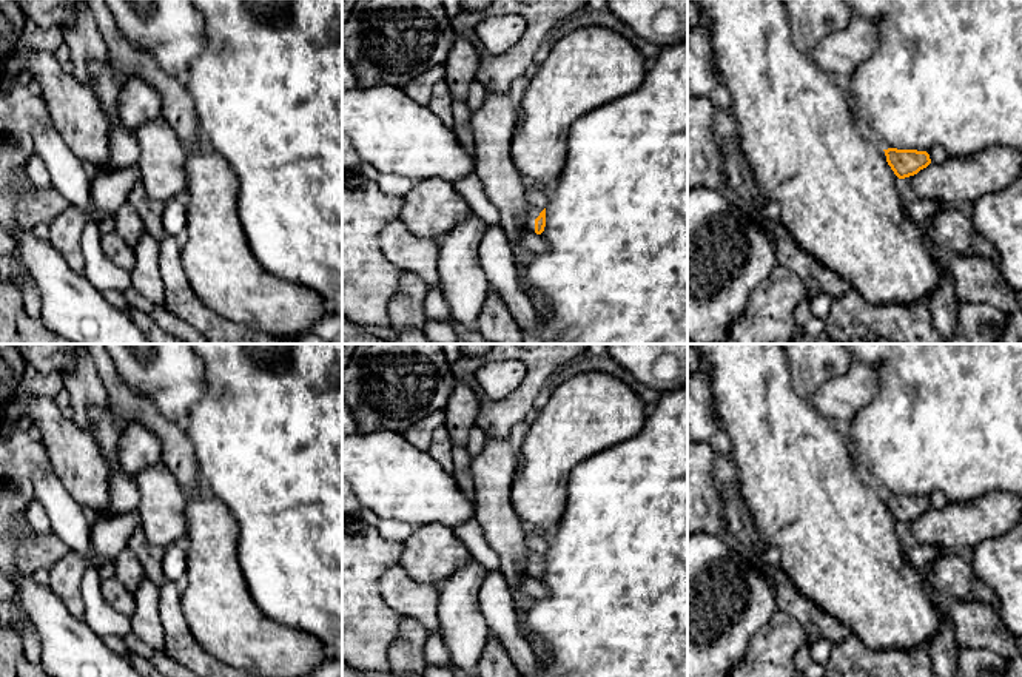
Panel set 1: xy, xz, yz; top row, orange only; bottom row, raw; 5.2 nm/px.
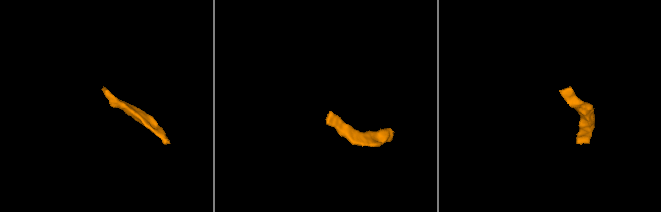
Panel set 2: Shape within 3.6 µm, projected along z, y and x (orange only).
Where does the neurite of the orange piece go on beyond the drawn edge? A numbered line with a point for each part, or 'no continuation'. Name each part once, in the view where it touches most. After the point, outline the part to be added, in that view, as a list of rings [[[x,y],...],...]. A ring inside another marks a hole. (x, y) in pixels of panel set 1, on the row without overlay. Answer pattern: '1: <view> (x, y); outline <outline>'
1: xz (538, 543); outline [[[532,532],[527,537],[527,577],[535,578],[535,564],[540,561],[540,558],[547,552],[552,541],[552,535],[546,535],[541,532]]]

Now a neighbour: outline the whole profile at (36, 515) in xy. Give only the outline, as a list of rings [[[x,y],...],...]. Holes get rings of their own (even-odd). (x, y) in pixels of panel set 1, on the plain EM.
[[[34,498],[29,503],[26,510],[26,520],[35,534],[39,535],[52,534],[49,517],[37,498]]]

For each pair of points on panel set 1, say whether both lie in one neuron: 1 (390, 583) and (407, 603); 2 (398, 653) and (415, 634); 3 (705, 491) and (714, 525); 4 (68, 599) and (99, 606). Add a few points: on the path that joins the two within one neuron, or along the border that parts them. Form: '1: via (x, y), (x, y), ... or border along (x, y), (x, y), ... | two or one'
1: via (395, 588), (406, 599) | one
2: via (403, 651), (412, 639) | one
3: via (705, 498), (705, 512), (709, 517) | one
4: border along (85, 566), (82, 579), (82, 620) | two

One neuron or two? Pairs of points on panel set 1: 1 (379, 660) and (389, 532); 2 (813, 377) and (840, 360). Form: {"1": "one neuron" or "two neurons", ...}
{"1": "two neurons", "2": "one neuron"}

